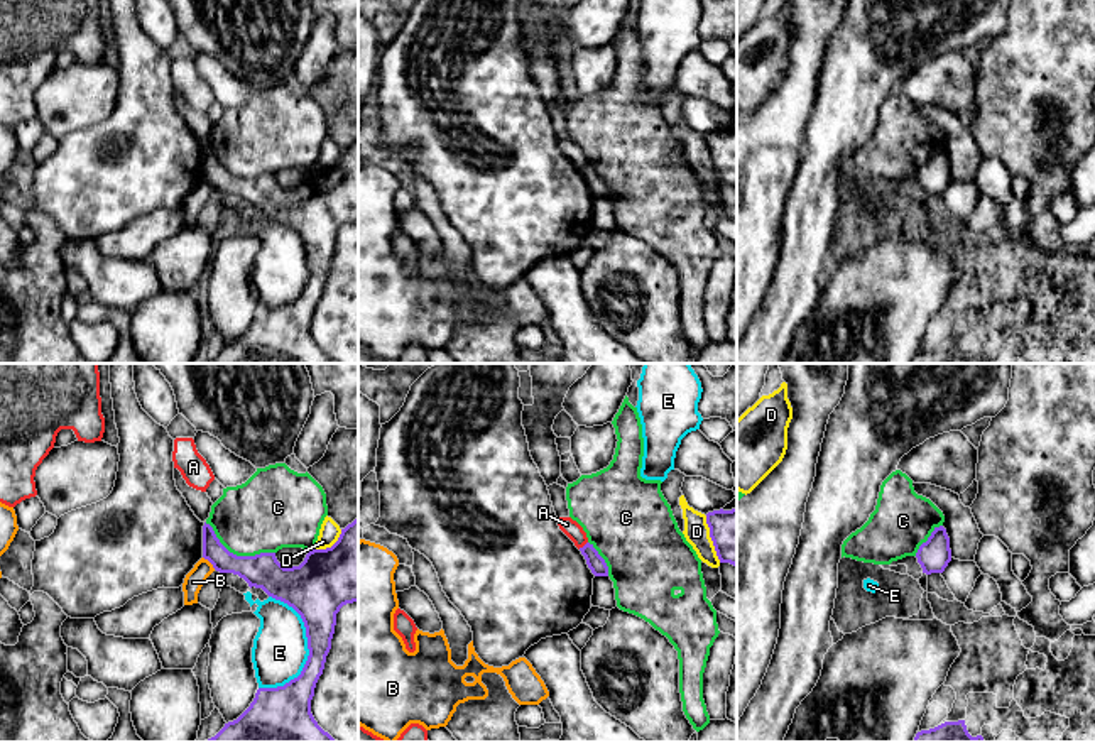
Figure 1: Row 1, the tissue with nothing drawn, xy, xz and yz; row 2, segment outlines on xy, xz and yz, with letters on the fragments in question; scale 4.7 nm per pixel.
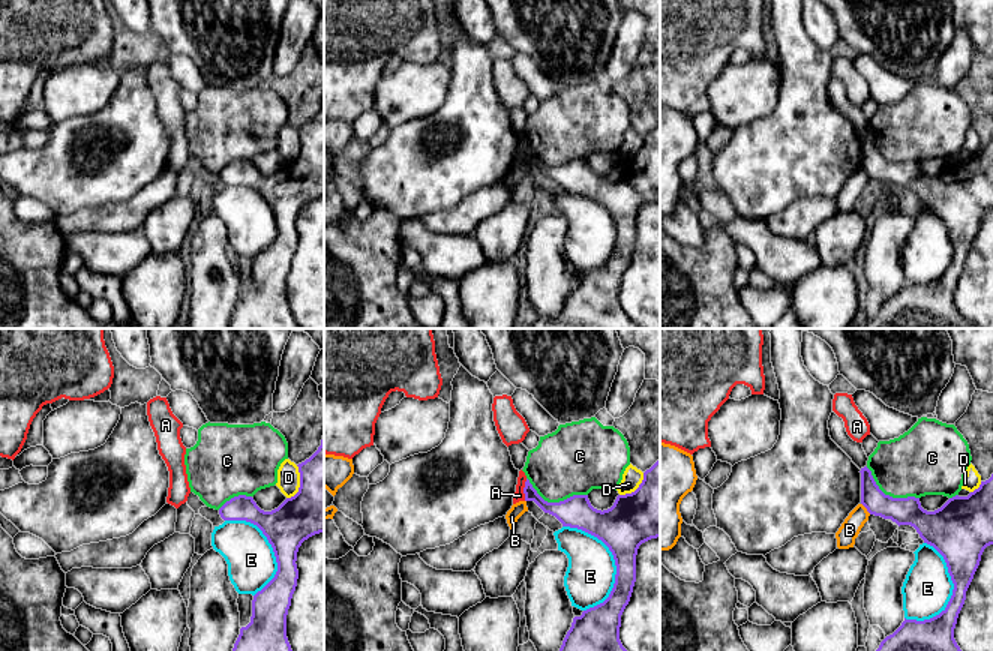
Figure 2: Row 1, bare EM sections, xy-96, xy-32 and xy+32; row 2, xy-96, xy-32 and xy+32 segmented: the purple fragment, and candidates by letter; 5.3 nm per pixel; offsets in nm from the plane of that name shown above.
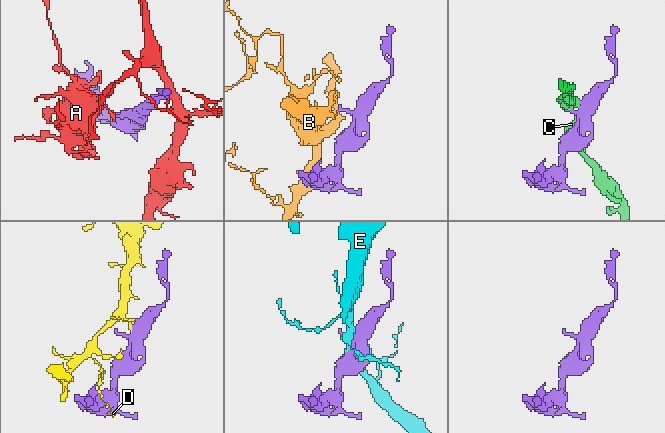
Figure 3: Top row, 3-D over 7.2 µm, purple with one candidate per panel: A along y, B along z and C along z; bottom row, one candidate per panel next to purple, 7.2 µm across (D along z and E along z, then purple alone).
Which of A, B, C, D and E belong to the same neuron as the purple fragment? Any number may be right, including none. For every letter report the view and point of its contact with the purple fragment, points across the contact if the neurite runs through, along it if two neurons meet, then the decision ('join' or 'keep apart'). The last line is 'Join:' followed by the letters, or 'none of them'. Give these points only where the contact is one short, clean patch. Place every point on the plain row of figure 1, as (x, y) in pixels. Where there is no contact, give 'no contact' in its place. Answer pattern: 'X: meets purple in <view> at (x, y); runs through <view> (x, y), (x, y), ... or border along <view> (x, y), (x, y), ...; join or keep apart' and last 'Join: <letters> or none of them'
A: meets purple in xz at (583, 168); border along xz (587, 163), (578, 169); keep apart
B: meets purple in xy at (210, 183); border along xy (203, 178), (215, 190); keep apart
C: meets purple in xy at (235, 176); border along xy (205, 144), (237, 176), (274, 174); keep apart
D: meets purple in xy at (332, 168); keep apart
E: meets purple in xy at (308, 269); keep apart
Join: none of them

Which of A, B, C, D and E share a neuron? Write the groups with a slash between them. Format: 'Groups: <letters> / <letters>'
Groups: A / B / C / D / E

